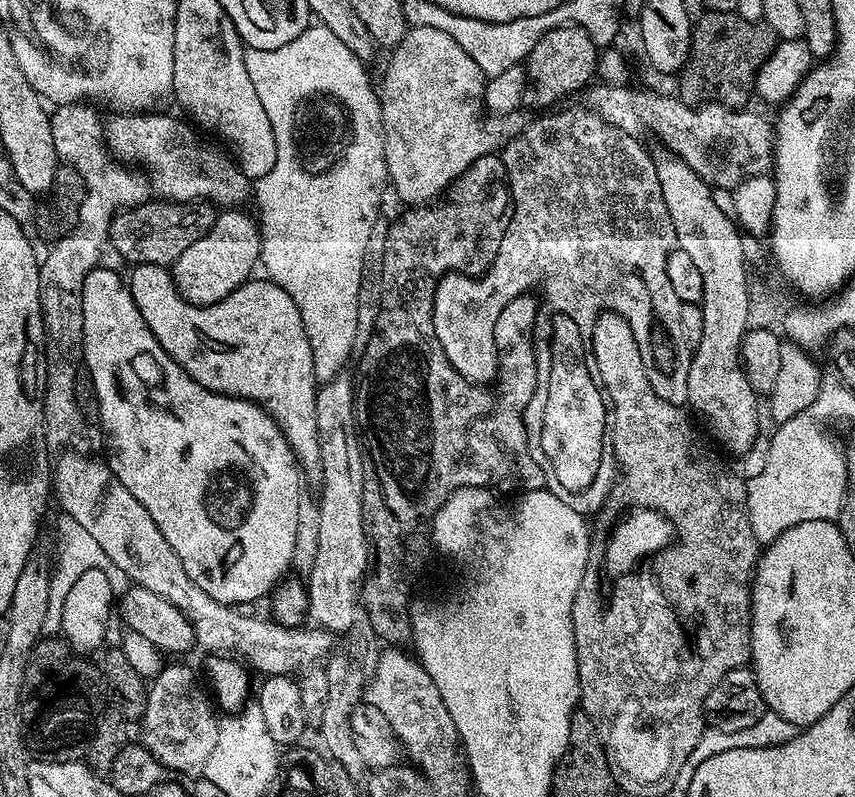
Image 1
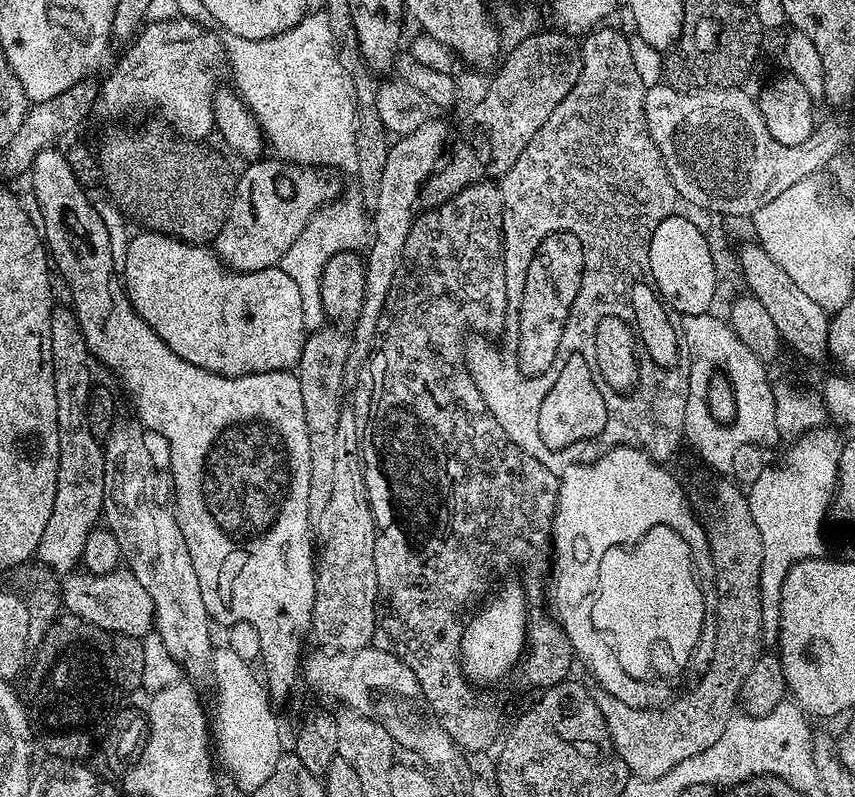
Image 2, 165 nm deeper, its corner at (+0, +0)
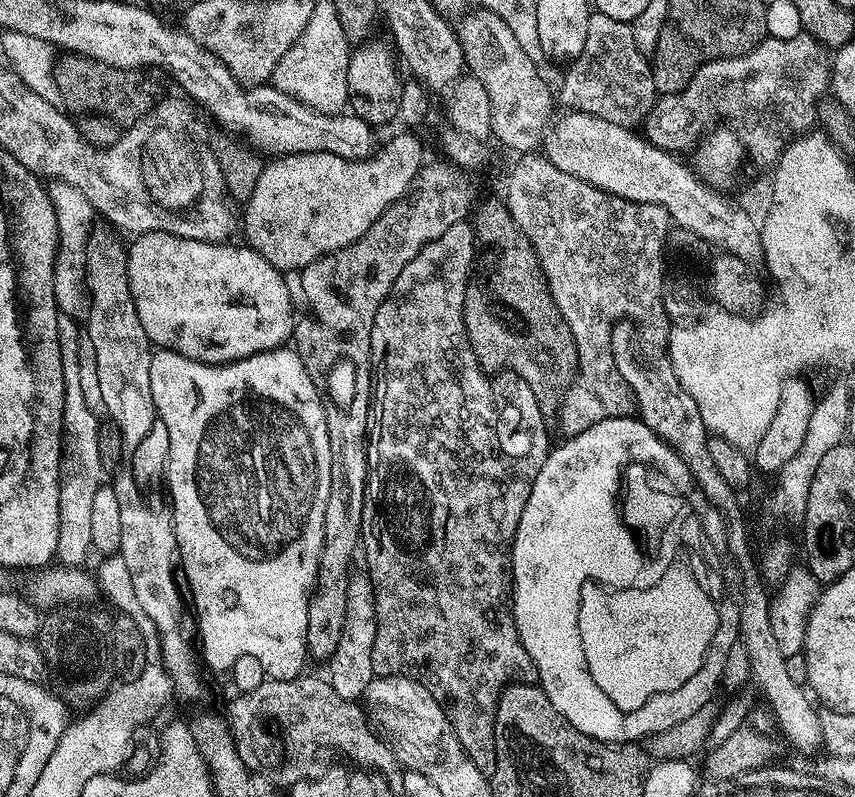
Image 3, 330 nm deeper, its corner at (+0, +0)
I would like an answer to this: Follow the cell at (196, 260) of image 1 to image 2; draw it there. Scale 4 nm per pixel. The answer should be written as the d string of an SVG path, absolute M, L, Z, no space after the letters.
M279 158L266 159L253 159L247 165L249 168L237 175L236 193L230 202L226 222L214 241L216 255L233 272L253 272L277 267L286 250L290 250L290 246L298 242L298 234L306 230L310 218L337 195L336 188L328 177L331 175L327 171L306 168L303 164L290 164Z

